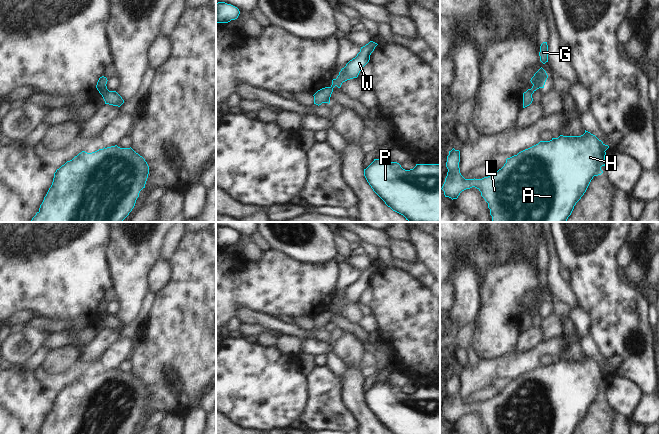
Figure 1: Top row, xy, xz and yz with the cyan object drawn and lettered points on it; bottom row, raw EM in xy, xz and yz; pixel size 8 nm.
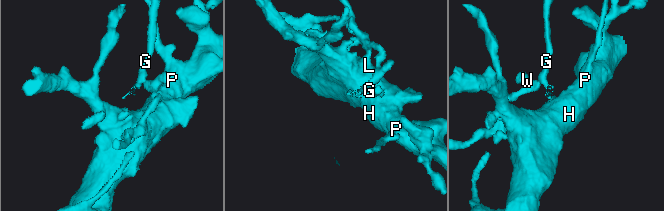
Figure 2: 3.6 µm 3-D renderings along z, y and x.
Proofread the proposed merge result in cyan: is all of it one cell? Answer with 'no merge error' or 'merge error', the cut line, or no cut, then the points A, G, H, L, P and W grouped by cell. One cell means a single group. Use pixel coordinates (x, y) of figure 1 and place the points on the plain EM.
merge error; cut in xy along (108, 314), (102, 319); A H L P W / G

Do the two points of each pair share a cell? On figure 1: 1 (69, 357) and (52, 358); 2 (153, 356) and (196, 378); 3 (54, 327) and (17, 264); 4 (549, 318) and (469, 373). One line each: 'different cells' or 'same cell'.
1: same cell
2: same cell
3: different cells
4: different cells

